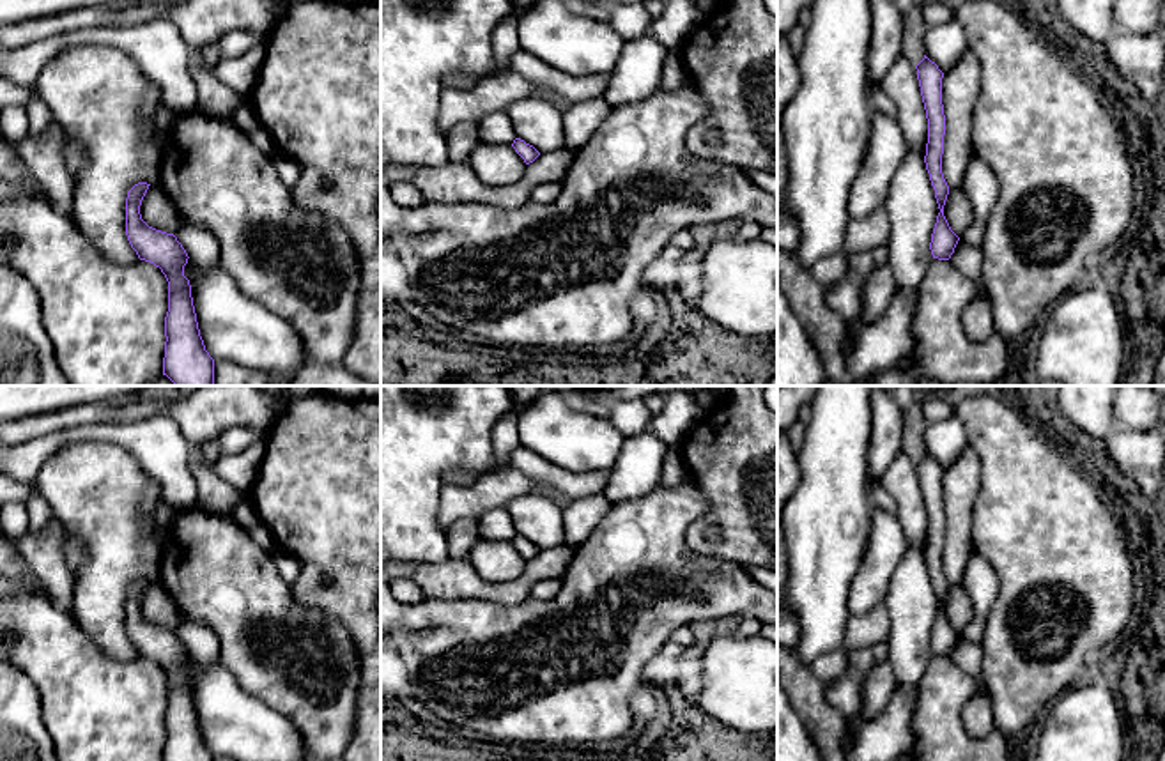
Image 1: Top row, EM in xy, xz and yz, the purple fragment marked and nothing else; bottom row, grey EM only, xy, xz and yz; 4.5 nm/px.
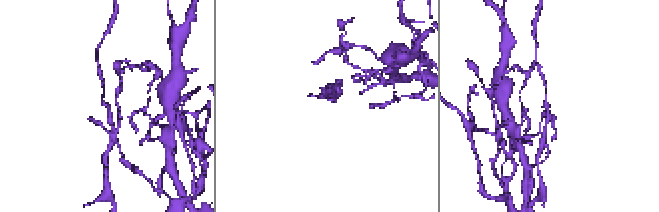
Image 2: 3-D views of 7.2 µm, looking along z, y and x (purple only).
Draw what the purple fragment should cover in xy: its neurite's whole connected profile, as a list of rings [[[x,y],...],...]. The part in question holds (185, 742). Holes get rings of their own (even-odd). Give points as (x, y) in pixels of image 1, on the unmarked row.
[[[138,579],[126,595],[126,632],[140,657],[161,665],[168,678],[163,761],[214,761],[200,733],[189,676],[184,673],[188,650],[174,630],[149,623],[140,611],[150,580]]]

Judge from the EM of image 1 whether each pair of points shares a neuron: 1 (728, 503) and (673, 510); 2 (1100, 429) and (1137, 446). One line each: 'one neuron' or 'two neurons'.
1: two neurons
2: two neurons

